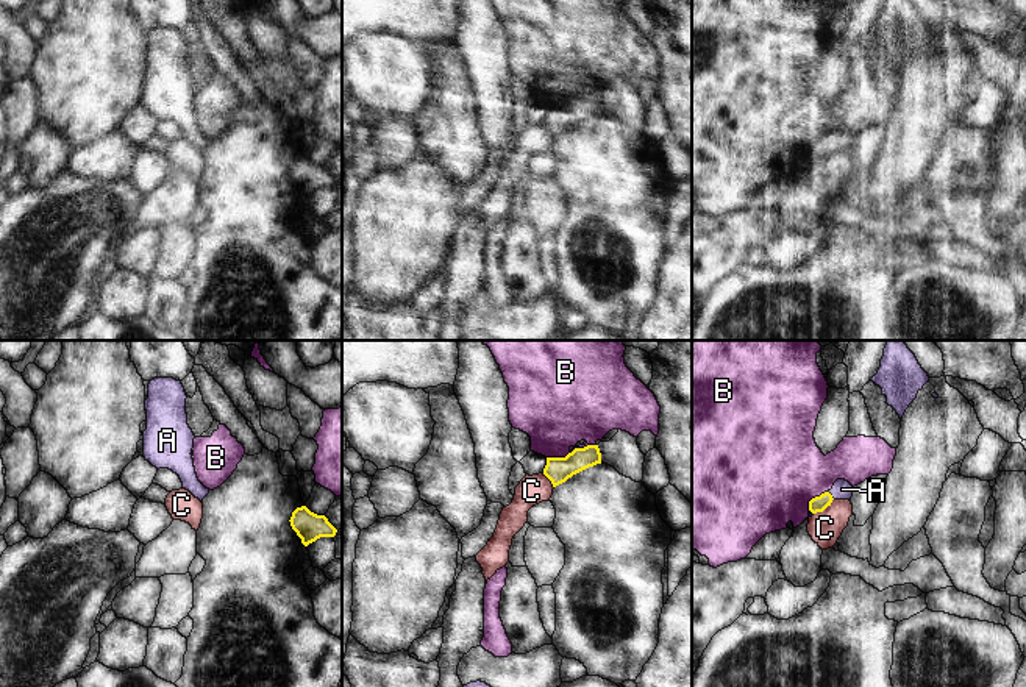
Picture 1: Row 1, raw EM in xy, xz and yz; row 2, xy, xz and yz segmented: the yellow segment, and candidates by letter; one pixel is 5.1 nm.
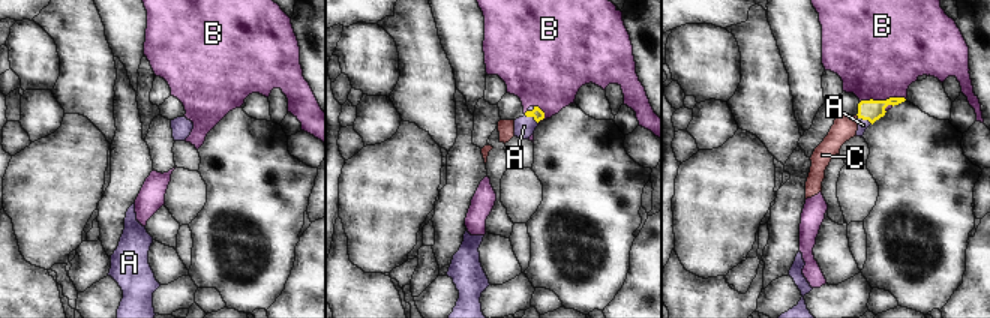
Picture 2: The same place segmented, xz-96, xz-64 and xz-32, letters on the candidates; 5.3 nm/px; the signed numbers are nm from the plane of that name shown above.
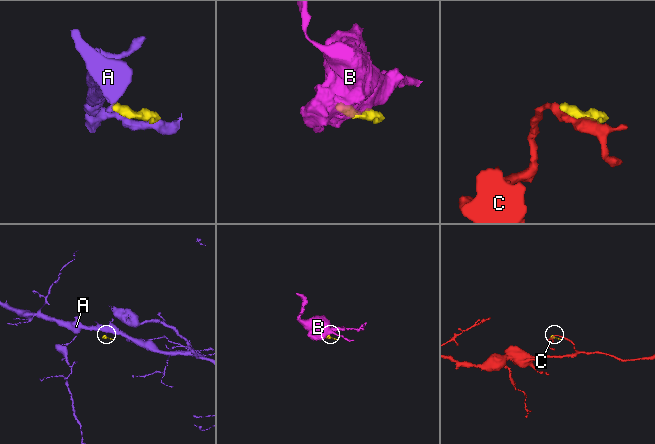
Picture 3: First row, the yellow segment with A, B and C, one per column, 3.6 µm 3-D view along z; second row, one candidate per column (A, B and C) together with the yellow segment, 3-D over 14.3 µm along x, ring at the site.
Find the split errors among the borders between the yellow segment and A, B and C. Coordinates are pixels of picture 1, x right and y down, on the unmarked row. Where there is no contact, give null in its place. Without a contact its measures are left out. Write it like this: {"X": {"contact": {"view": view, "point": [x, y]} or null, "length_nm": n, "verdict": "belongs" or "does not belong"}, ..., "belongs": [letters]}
{"A": {"contact": {"view": "yz", "point": [831, 145]}, "length_nm": 50, "verdict": "belongs"}, "B": {"contact": {"view": "xz", "point": [572, 102]}, "length_nm": 260, "verdict": "does not belong"}, "C": {"contact": {"view": "yz", "point": [823, 160]}, "length_nm": 130, "verdict": "does not belong"}, "belongs": ["A"]}

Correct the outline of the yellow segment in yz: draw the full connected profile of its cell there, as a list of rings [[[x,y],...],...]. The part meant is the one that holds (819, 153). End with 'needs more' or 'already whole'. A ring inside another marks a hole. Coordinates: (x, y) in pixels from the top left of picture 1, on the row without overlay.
[[[837,130],[829,142],[821,144],[809,151],[812,164],[823,162],[834,150],[851,150],[854,137],[845,131]]]; needs more

